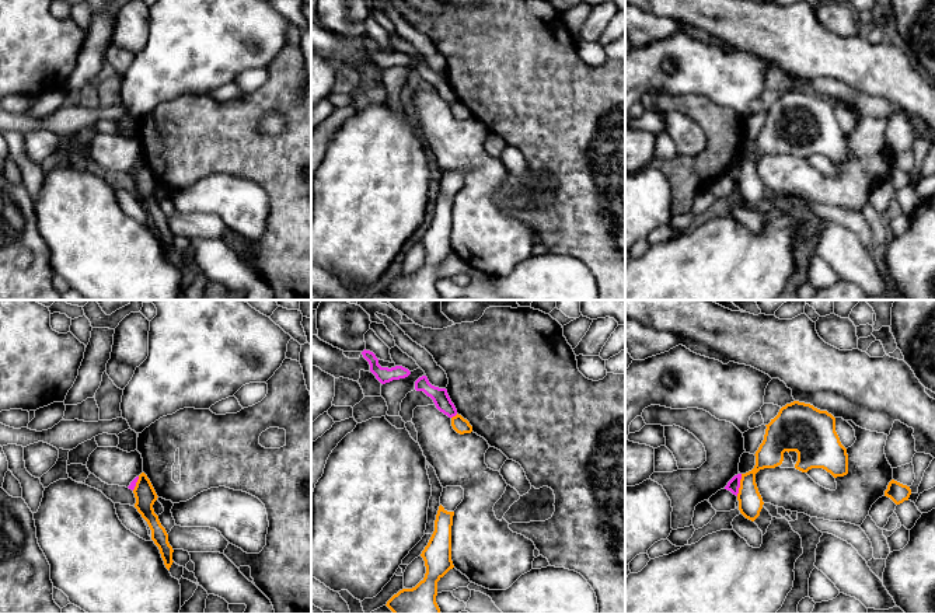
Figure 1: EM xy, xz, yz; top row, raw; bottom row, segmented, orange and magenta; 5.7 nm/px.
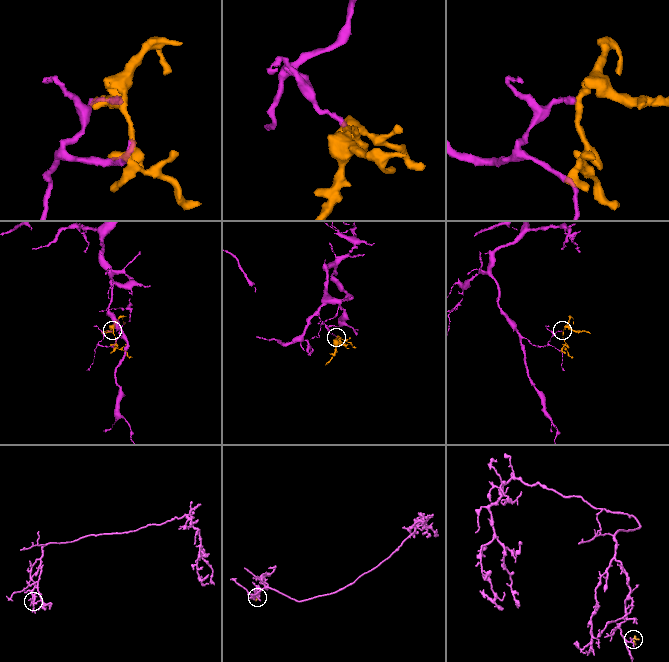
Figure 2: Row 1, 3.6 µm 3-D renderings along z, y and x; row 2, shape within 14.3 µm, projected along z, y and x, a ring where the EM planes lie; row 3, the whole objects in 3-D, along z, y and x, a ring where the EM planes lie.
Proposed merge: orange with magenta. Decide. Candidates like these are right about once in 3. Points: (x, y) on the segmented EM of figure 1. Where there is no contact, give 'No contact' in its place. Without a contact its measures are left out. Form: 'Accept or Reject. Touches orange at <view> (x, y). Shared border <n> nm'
Reject. Touches orange at yz (740, 485). Shared border 130 nm

